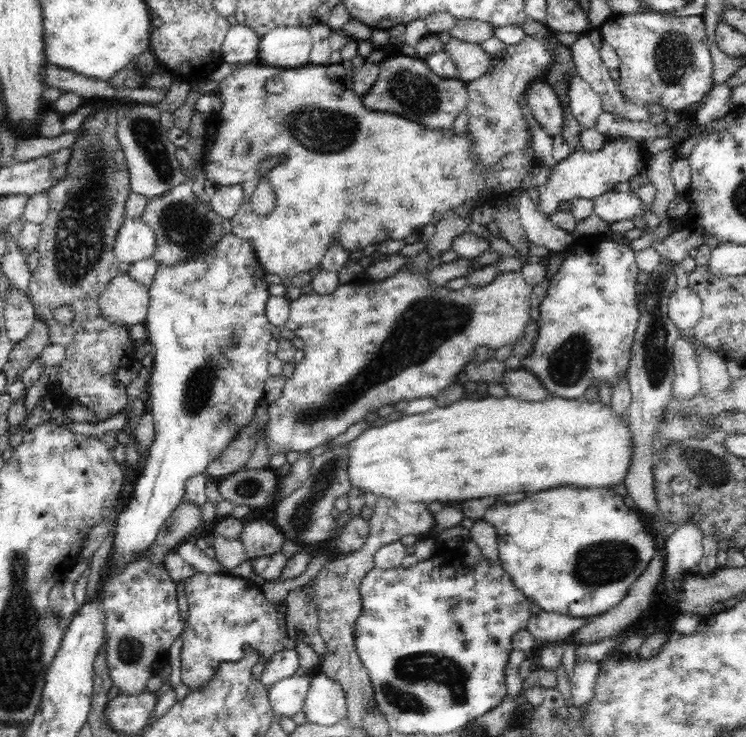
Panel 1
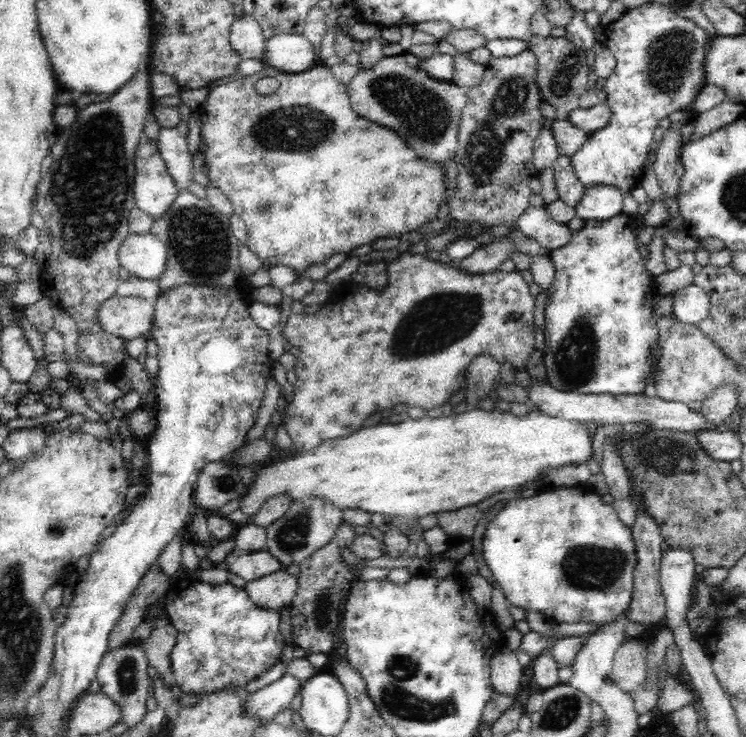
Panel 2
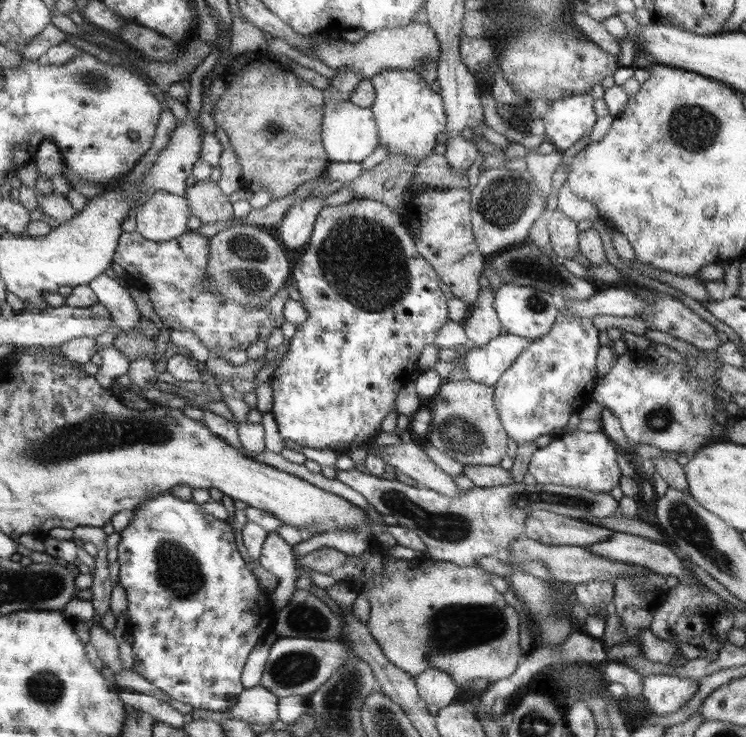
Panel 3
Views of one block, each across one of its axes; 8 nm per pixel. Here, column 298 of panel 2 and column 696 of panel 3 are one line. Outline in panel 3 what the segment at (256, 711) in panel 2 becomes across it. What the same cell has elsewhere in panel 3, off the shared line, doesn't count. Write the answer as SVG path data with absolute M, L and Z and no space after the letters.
M668 674L642 675L642 694L651 713L658 716L682 708L698 690L699 681Z

